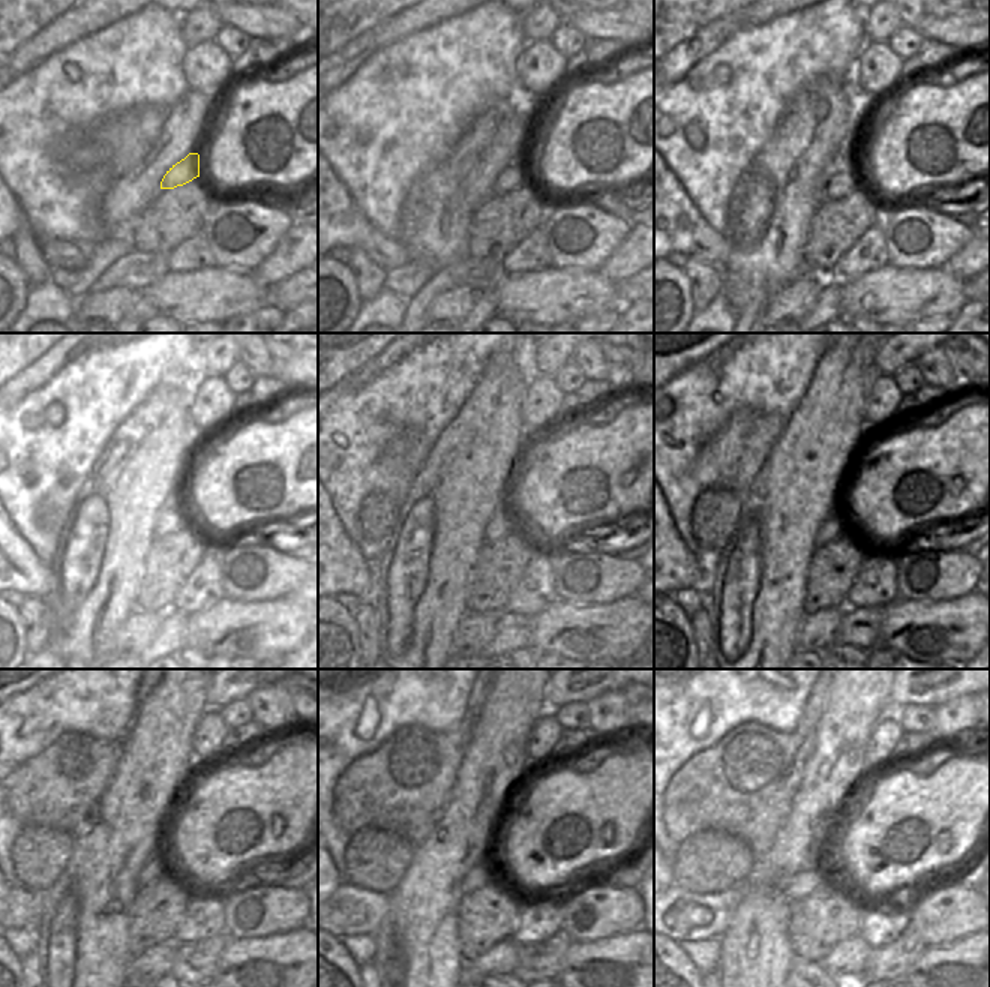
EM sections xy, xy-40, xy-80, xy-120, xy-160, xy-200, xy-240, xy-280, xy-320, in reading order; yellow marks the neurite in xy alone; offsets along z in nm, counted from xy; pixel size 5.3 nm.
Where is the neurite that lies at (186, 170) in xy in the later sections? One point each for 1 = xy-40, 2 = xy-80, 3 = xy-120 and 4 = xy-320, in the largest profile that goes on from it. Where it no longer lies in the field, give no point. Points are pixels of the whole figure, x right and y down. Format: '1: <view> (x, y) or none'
1: xy-40 (510, 179)
2: xy-80 (846, 179)
3: xy-120 (171, 519)
4: xy-320 (792, 888)

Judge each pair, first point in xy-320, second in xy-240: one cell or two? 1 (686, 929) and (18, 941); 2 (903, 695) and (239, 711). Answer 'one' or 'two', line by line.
1: two
2: two

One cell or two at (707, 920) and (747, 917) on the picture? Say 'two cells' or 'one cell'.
two cells

